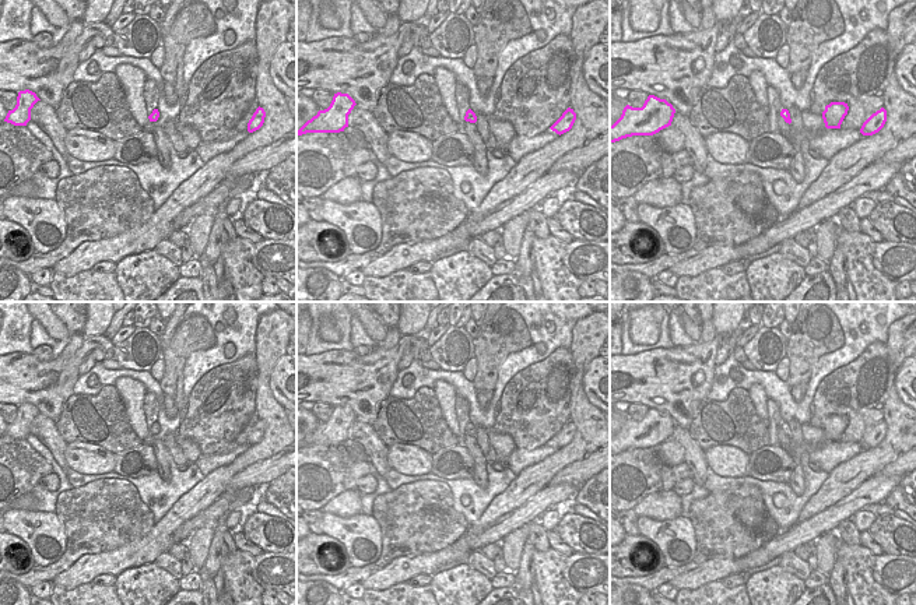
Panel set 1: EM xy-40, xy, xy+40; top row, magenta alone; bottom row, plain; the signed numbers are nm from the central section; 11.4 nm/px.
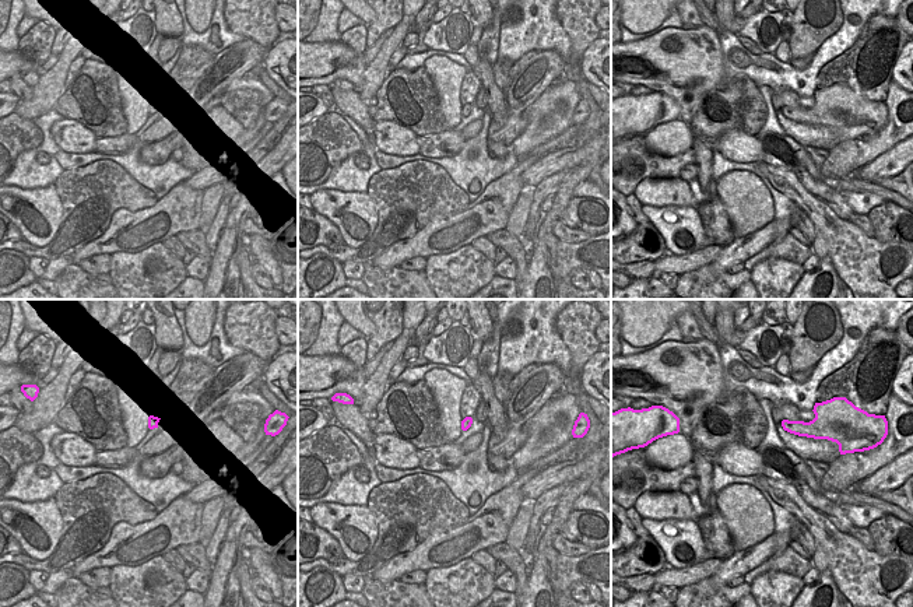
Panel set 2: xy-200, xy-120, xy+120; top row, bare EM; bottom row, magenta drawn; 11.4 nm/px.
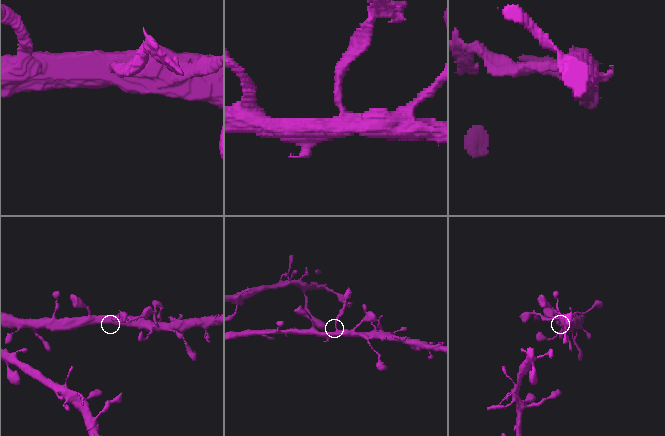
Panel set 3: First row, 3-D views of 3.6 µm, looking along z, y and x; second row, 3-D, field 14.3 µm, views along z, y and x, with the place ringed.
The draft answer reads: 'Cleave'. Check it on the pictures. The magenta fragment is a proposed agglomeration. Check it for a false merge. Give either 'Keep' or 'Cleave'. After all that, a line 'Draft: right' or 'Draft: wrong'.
Cleave
Draft: right

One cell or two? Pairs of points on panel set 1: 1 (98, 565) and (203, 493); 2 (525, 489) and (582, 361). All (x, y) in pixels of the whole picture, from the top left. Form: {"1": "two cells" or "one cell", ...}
{"1": "one cell", "2": "one cell"}

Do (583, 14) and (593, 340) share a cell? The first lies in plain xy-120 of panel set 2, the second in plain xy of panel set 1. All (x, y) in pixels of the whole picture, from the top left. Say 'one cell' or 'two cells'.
one cell

